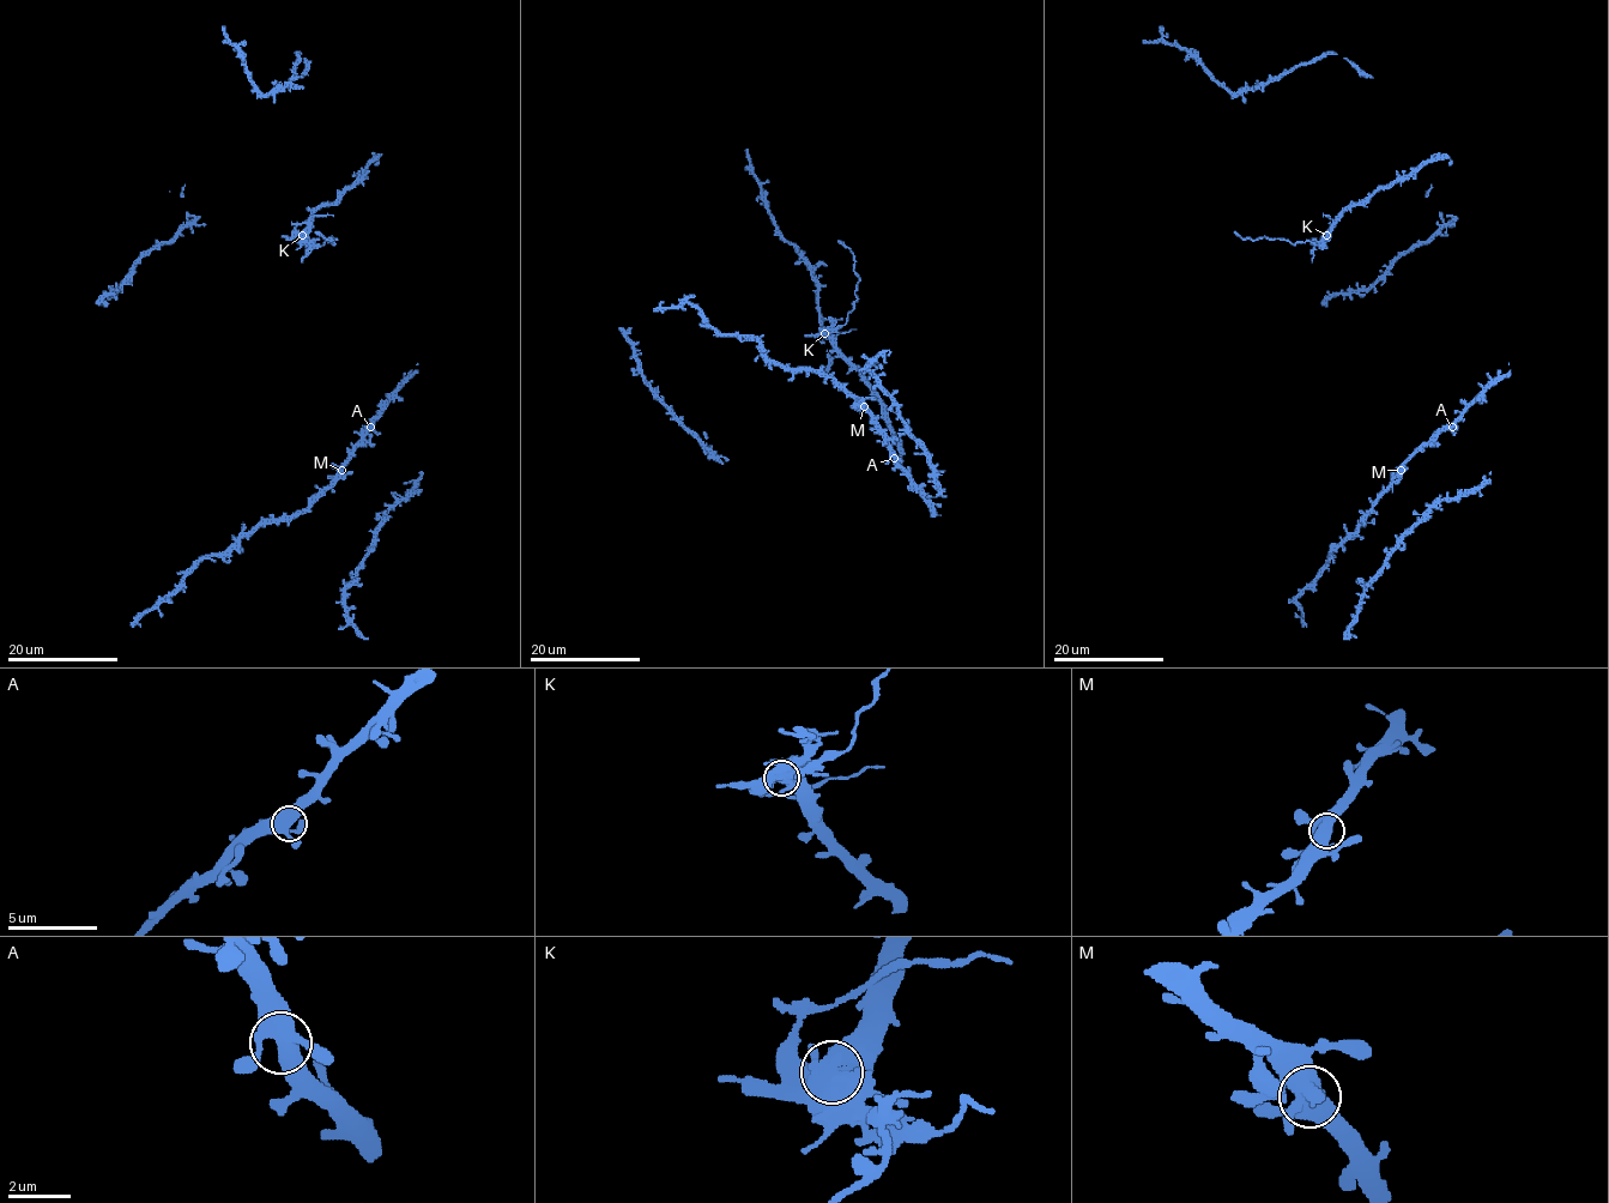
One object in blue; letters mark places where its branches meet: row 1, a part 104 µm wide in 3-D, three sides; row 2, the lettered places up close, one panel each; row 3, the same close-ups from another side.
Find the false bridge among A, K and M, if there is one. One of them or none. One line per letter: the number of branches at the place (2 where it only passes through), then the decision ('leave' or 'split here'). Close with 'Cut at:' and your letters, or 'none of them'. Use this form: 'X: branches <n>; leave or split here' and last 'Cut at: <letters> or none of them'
A: branches 4; leave
K: branches 4; split here
M: branches 4; leave
Cut at: K

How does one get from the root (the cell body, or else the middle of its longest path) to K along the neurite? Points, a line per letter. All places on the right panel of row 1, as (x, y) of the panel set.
K: (1401, 186), (1399, 181), (1392, 181), (1380, 187), (1365, 203), (1354, 203), (1328, 236)

